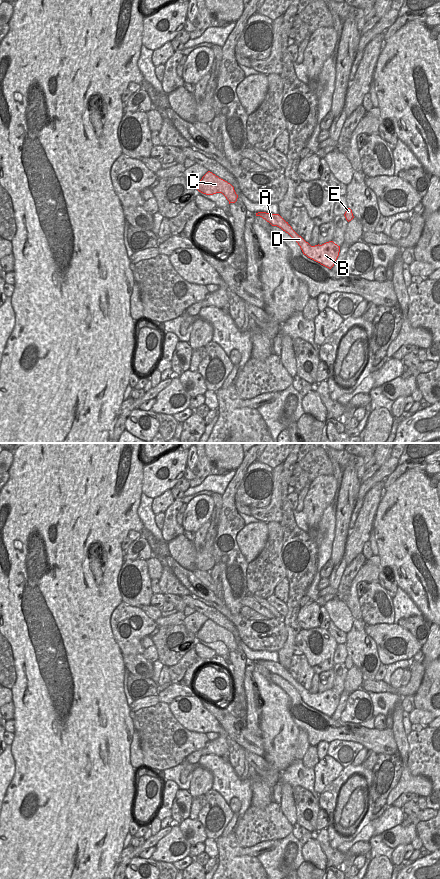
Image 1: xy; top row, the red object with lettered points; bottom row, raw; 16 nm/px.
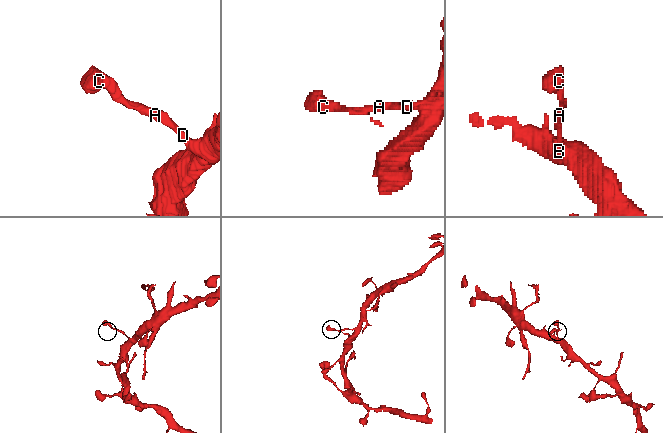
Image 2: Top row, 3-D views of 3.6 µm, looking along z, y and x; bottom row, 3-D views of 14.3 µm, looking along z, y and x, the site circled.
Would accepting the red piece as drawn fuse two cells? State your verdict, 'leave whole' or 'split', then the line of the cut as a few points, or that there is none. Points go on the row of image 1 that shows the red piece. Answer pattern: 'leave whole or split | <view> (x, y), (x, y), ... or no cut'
leave whole | no cut

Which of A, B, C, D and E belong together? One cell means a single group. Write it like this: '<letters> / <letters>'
A B C D E

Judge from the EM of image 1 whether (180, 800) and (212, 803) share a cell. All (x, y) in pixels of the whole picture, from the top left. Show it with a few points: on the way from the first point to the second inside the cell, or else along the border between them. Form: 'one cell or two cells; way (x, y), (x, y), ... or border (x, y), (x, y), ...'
two cells; border (192, 798), (188, 817)

